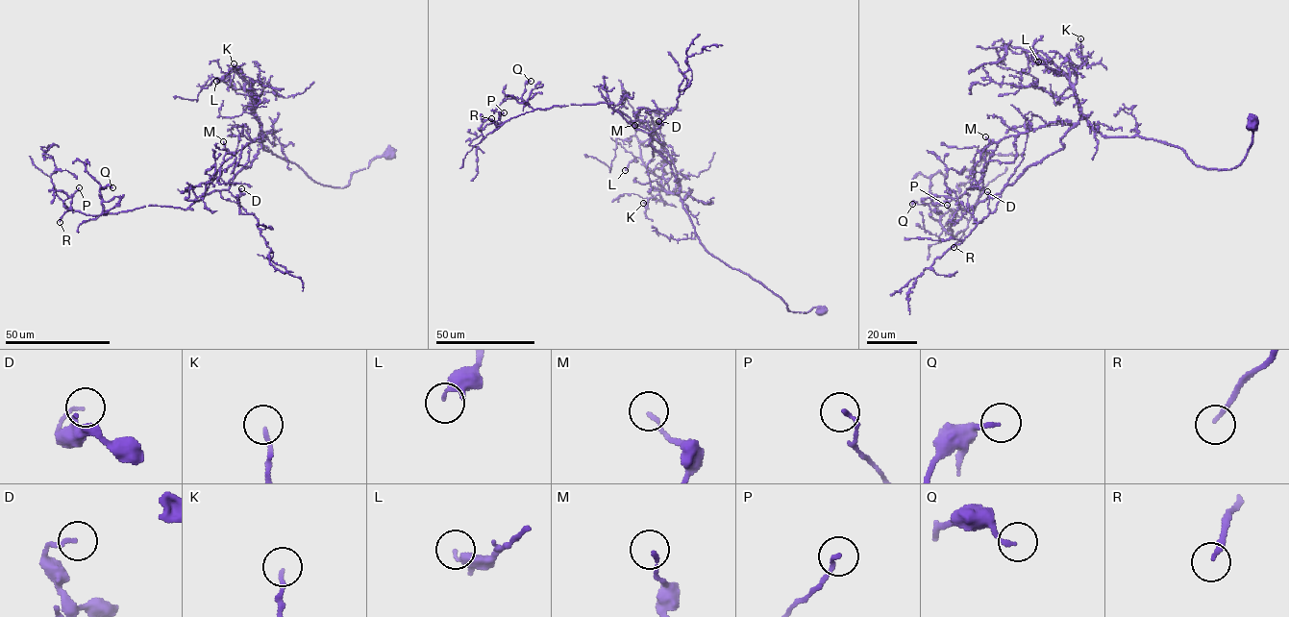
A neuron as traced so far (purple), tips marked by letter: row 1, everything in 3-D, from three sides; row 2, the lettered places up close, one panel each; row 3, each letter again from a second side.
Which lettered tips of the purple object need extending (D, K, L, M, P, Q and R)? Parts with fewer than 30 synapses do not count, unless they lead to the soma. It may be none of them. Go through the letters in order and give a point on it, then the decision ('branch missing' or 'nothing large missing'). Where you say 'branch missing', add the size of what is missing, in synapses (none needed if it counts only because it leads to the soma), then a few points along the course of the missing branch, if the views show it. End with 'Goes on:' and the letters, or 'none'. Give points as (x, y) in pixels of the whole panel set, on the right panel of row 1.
D: (987, 191) | nothing large missing
K: (1080, 38) | nothing large missing
L: (1038, 61) | nothing large missing
M: (985, 136) | nothing large missing
P: (947, 205) | nothing large missing
Q: (912, 204) | nothing large missing
R: (954, 247) | branch missing | 60 syn | (954, 247), (938, 260), (930, 274), (907, 283), (900, 294), (881, 309), (876, 333), (871, 338)
Goes on: R

